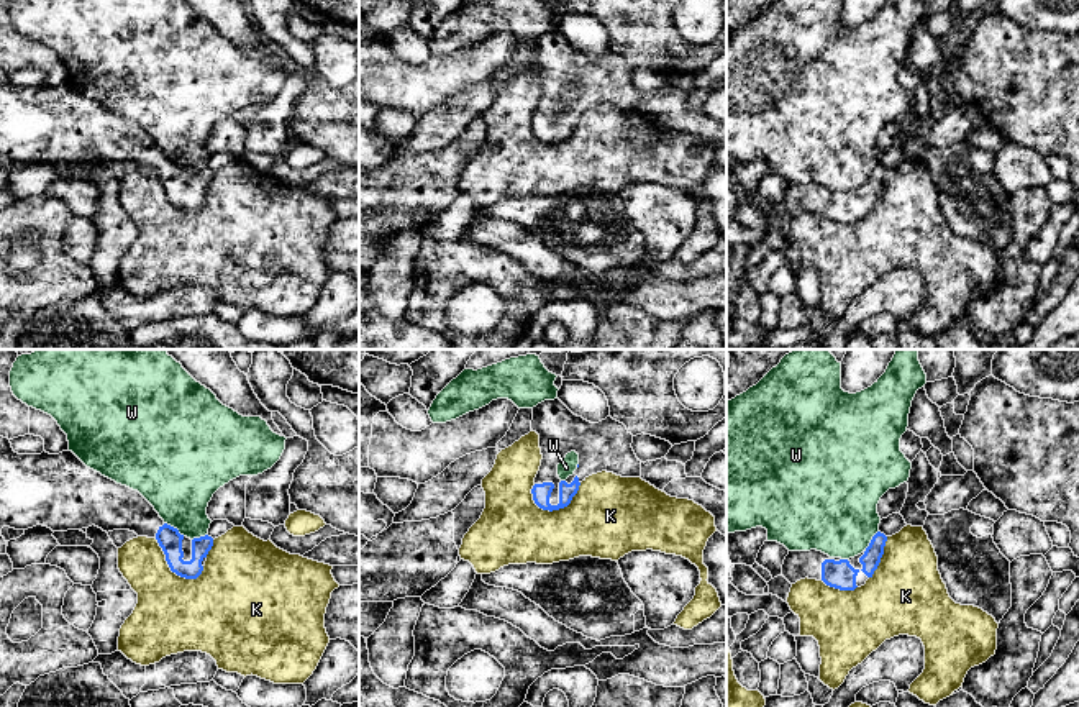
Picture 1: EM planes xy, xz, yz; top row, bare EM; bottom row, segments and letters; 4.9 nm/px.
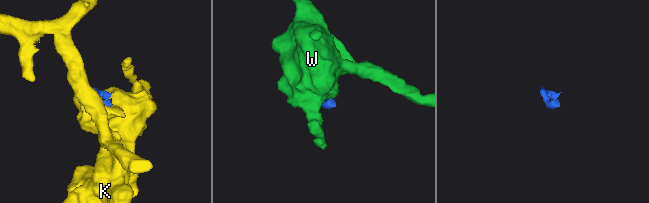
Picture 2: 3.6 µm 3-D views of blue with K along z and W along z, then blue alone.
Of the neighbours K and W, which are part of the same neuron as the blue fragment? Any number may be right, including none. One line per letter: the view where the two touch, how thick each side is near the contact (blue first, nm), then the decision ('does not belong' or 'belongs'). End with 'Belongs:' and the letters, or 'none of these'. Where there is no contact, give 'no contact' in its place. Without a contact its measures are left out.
K: xz | 90/400 nm | does not belong
W: xy | 120/380 nm | does not belong
Belongs: none of these

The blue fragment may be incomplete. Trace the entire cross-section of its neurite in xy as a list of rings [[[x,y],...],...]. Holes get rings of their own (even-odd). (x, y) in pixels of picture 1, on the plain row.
[[[167,156],[159,159],[156,172],[171,203],[185,212],[197,212],[202,207],[207,187],[213,179],[213,171],[208,167],[190,172]]]

